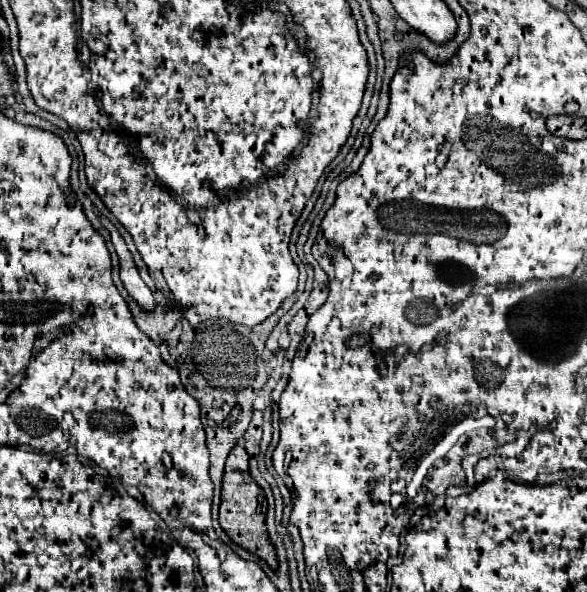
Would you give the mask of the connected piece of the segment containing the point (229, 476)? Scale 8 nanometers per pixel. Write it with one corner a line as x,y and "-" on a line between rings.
235,445
227,457
225,463
225,475
223,475
223,491
221,491
221,507
219,507
219,523
223,531
235,541
239,547
251,551
259,559
267,561
267,565
275,571
277,569
277,557
275,557
275,547
269,541
267,529
265,529
265,515
259,513
259,497
261,497
261,487
253,481
249,475
249,455
245,447

